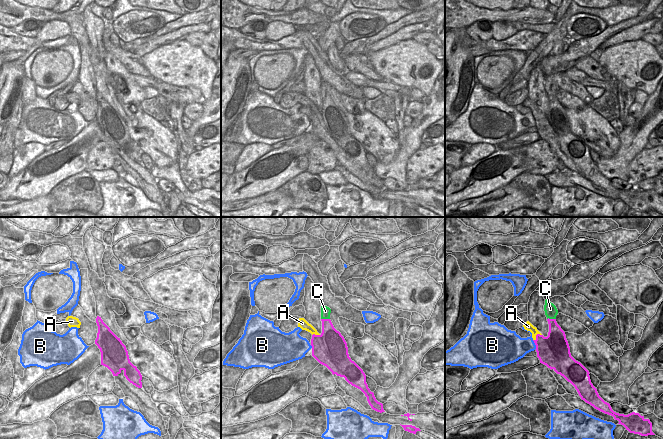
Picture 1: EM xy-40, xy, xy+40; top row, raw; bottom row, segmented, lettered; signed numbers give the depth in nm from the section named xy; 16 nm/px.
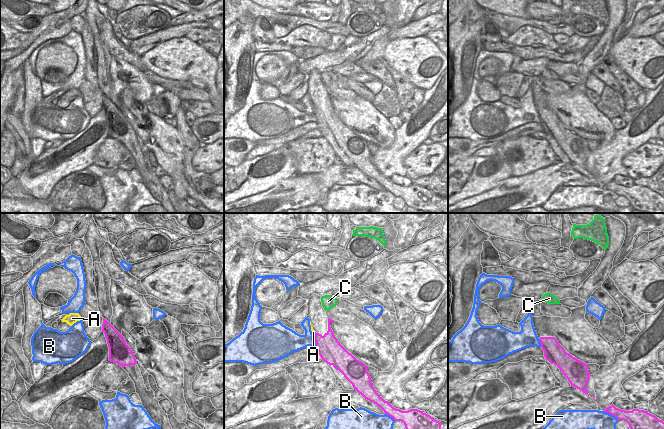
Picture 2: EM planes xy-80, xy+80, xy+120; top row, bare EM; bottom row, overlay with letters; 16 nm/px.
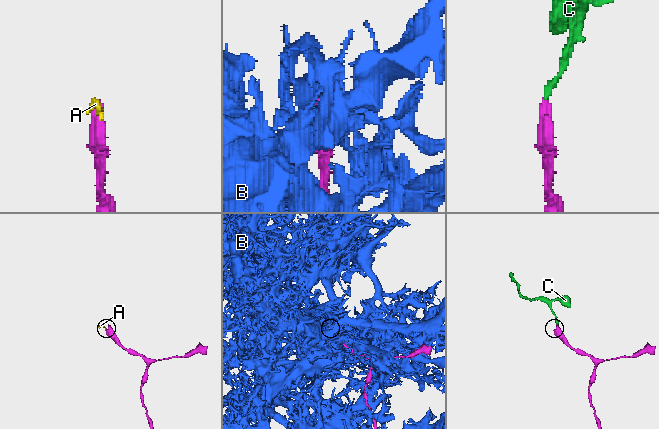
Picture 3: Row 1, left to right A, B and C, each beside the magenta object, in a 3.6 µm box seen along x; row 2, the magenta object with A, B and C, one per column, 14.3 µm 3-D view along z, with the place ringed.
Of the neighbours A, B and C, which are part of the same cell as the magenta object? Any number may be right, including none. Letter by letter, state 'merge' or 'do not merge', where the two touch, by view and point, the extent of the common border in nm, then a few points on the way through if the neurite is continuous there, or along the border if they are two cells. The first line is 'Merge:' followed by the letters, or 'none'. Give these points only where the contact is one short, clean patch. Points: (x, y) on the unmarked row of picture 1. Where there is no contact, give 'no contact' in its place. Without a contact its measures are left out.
Merge: none
A: do not merge; meets magenta in xy+40 at (536, 111); contact 180 nm long
B: do not merge; meets magenta in xy+40 at (535, 120); contact 160 nm long
C: do not merge; meets magenta in xy at (325, 95); contact 140 nm long

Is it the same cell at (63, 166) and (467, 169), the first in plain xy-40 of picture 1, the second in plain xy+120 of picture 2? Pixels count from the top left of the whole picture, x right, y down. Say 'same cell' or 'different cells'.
same cell

